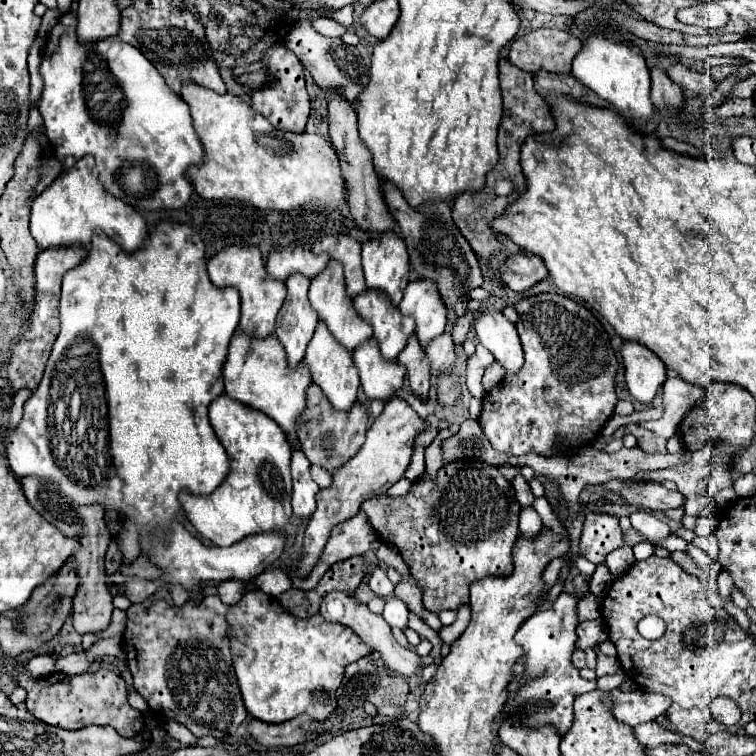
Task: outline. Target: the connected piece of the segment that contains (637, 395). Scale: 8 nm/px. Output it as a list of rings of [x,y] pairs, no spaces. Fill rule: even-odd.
[[[632,341],[622,345],[622,359],[630,395],[644,405],[650,405],[658,387],[666,381],[664,363],[650,349]]]

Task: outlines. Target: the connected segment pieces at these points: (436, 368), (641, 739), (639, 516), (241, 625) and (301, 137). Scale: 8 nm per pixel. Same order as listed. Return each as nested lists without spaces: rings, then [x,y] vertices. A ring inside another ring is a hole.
[[[442,333],[440,337],[436,337],[426,347],[426,355],[428,355],[428,361],[430,361],[432,379],[446,375],[446,373],[452,373],[456,355],[454,355],[454,341],[448,333]]]
[[[642,723],[642,725],[636,725],[634,727],[634,735],[638,739],[638,743],[646,749],[650,747],[658,747],[662,743],[680,743],[680,737],[678,733],[672,733],[672,731],[666,731],[662,725],[658,723]]]
[[[634,511],[630,515],[630,521],[632,521],[632,527],[652,545],[662,543],[670,535],[670,527],[648,511]]]
[[[248,591],[236,605],[230,607],[226,619],[232,625],[230,647],[246,711],[254,719],[272,725],[290,721],[298,715],[308,715],[312,721],[324,723],[336,709],[336,689],[344,677],[344,667],[370,653],[370,647],[348,627],[328,623],[320,613],[310,619],[296,619],[284,611],[274,597],[262,591]]]
[[[196,83],[182,85],[182,99],[190,105],[194,129],[204,145],[206,161],[200,167],[192,167],[188,171],[190,181],[198,195],[206,201],[222,201],[236,199],[248,203],[256,209],[274,209],[274,211],[292,211],[304,207],[308,203],[316,203],[322,209],[338,211],[346,201],[346,181],[340,171],[340,159],[330,141],[322,135],[312,133],[288,133],[278,131],[270,125],[266,117],[254,111],[246,101],[234,97],[230,93],[218,95],[210,89],[204,89]]]

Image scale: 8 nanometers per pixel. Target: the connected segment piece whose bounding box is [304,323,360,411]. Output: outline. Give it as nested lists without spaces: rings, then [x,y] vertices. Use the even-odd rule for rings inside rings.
[[[320,323],[316,327],[316,333],[314,333],[314,337],[312,337],[312,341],[306,349],[304,363],[310,369],[312,383],[316,383],[322,389],[322,393],[326,395],[326,399],[332,403],[332,407],[336,411],[350,411],[354,407],[356,393],[358,393],[358,387],[360,387],[358,369],[354,367],[352,355],[346,353],[346,349],[342,349],[342,345],[338,345],[338,341],[334,341],[332,333],[326,329],[324,323]]]

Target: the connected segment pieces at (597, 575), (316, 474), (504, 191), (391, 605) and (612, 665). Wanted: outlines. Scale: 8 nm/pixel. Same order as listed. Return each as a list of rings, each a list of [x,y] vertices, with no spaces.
[[[599,564],[589,581],[589,591],[598,598],[603,598],[609,591],[614,577],[605,564]]]
[[[312,465],[310,471],[312,471],[314,481],[316,481],[320,487],[328,487],[328,485],[330,485],[330,481],[332,481],[332,473],[328,473],[326,469],[322,469],[322,467],[318,467],[318,465]]]
[[[498,179],[494,185],[494,193],[498,197],[508,197],[514,191],[514,181],[512,179]]]
[[[390,597],[390,599],[386,601],[386,607],[384,607],[382,617],[384,617],[384,621],[390,623],[392,627],[408,629],[408,609],[406,609],[406,605],[404,605],[398,597]]]
[[[598,653],[598,665],[596,665],[596,675],[598,677],[612,675],[612,673],[618,673],[618,671],[622,671],[622,667],[620,667],[620,663],[618,663],[616,657],[612,659],[612,657],[606,657],[606,655]]]

